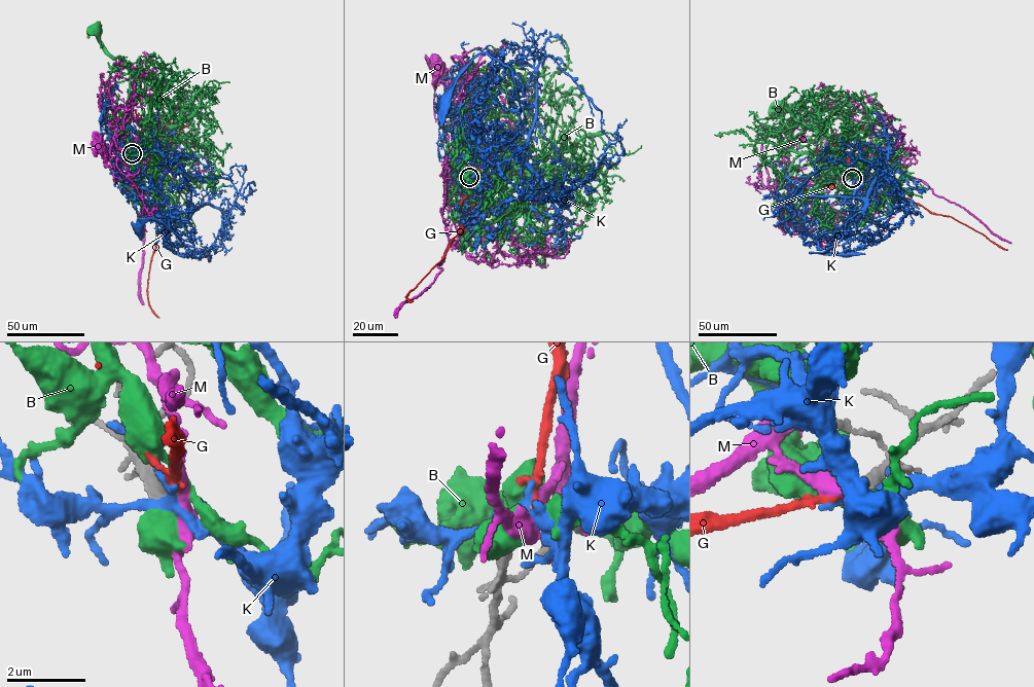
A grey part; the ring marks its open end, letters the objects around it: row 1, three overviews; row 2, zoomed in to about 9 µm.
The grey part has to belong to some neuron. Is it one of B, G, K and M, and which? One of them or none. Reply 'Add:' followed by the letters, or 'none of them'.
Add: G

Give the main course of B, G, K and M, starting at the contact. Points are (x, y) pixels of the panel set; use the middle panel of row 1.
B: (468, 177), (487, 152), (507, 159), (527, 187), (542, 265), (506, 218), (498, 188), (478, 178), (484, 148)
G: (468, 177), (471, 150), (478, 144), (478, 185), (468, 221), (411, 290), (405, 298), (413, 301)
K: (468, 177), (492, 182), (494, 161), (470, 124), (504, 140), (515, 134), (512, 71), (480, 52), (442, 107)
M: (468, 177), (470, 200), (477, 203), (484, 185), (476, 124), (466, 89), (444, 70), (434, 70), (437, 66)

